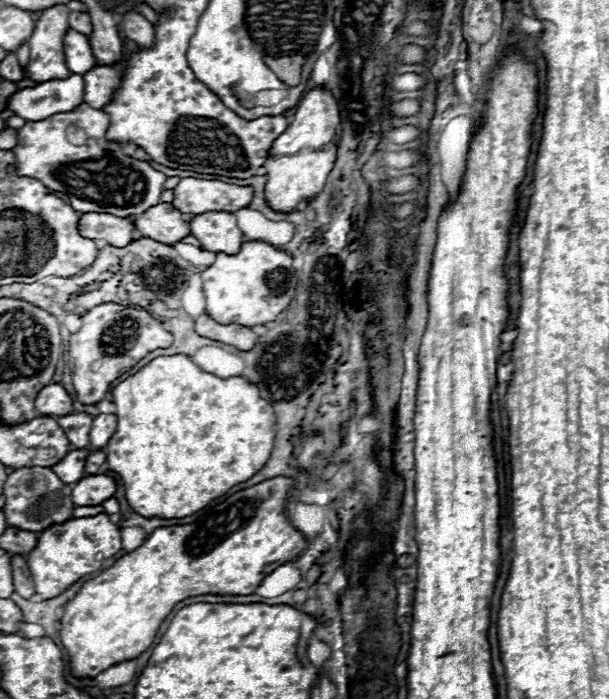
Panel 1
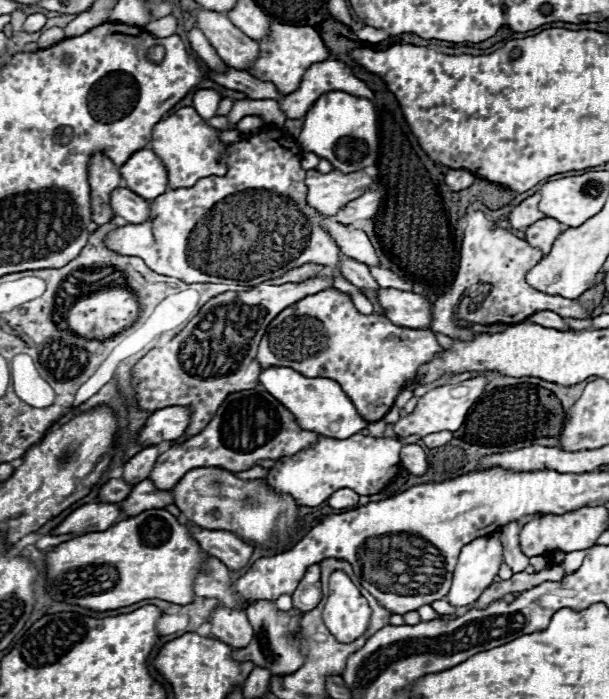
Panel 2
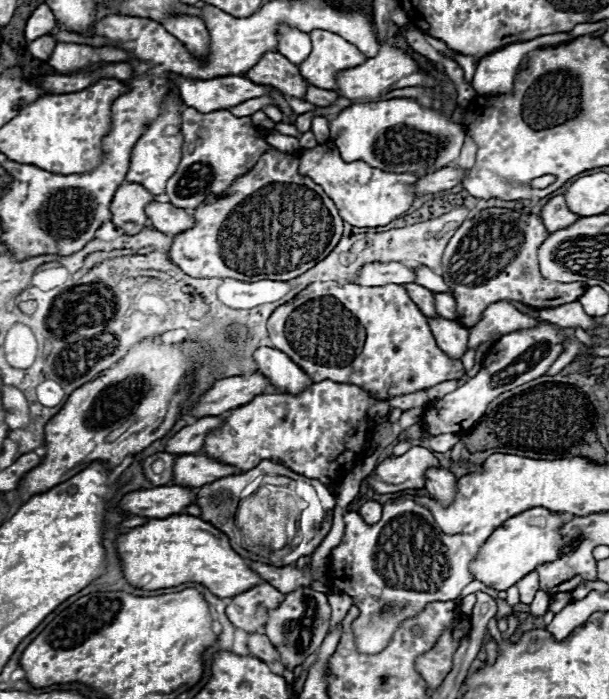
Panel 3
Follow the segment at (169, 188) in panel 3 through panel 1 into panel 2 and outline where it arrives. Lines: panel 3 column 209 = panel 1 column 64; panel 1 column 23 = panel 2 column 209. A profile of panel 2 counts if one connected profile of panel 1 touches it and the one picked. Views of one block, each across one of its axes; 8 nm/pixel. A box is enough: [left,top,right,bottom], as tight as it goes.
[148,106,226,190]

